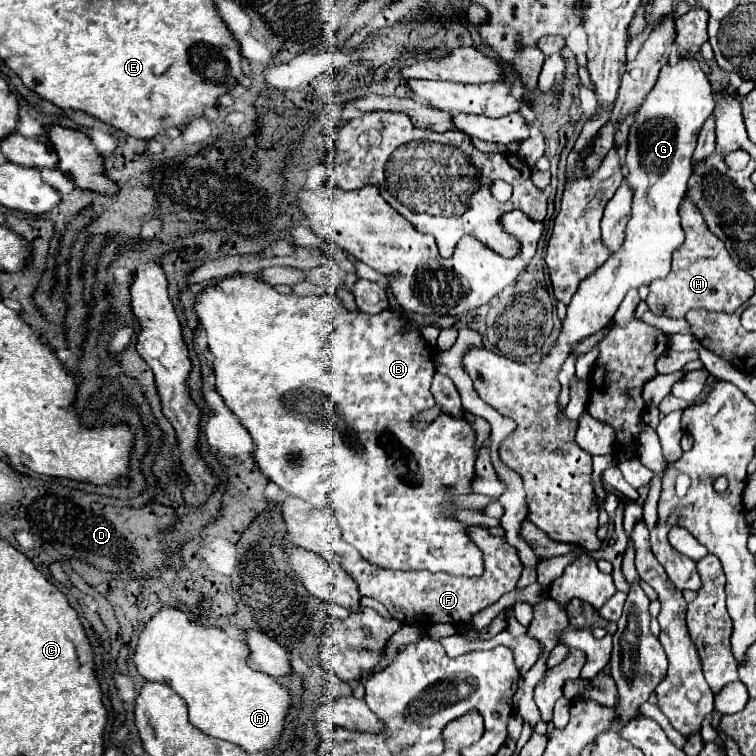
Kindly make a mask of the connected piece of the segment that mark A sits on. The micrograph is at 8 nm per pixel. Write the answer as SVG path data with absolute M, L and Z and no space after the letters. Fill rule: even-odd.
M161 609L157 615L153 615L151 617L151 621L145 625L145 629L141 631L141 637L137 637L137 651L135 651L135 665L137 665L137 671L139 671L139 675L141 677L145 677L147 681L157 681L157 683L165 683L165 685L169 685L175 693L179 693L179 697L183 697L185 699L185 703L187 703L187 707L189 707L189 719L191 719L191 723L195 723L195 727L199 727L203 733L207 733L207 735L211 735L211 737L219 737L219 739L225 739L225 741L231 741L231 743L235 743L235 745L239 745L245 753L269 753L269 751L273 751L277 745L279 745L279 739L281 739L281 735L283 735L283 731L285 731L285 719L287 719L287 713L289 713L289 709L291 709L291 705L293 705L293 697L291 697L291 693L277 681L277 679L273 679L273 677L269 677L269 675L265 675L265 673L259 673L259 671L253 671L249 665L247 665L247 661L249 661L249 649L247 649L247 645L245 643L241 643L241 641L237 641L237 639L231 639L225 631L221 631L221 629L215 629L215 627L205 627L205 625L201 625L201 623L197 623L197 621L191 621L189 617L187 617L187 613L183 613L183 611L177 611L177 609Z

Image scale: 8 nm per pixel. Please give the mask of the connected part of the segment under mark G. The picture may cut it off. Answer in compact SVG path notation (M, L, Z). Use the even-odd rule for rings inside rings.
M679 59L677 65L665 65L661 69L655 87L639 107L635 123L629 129L625 181L631 183L635 195L633 215L625 227L625 239L619 251L579 283L579 289L567 307L561 335L551 347L551 353L539 365L539 373L561 369L573 345L607 327L631 287L637 289L641 285L649 285L669 273L671 255L675 247L683 243L679 205L687 191L687 179L691 177L691 157L701 125L713 109L715 97L711 83L695 59Z

